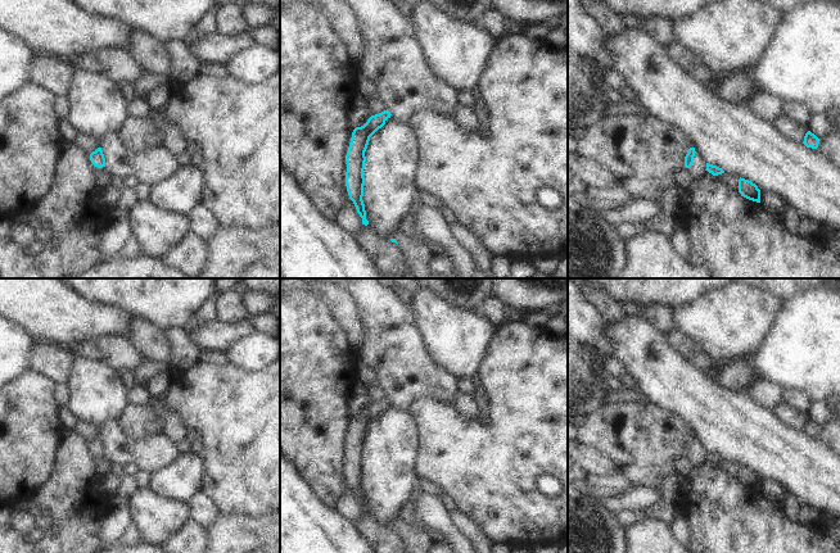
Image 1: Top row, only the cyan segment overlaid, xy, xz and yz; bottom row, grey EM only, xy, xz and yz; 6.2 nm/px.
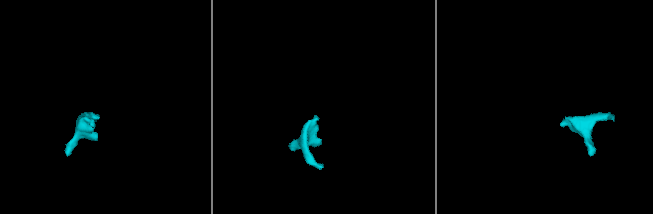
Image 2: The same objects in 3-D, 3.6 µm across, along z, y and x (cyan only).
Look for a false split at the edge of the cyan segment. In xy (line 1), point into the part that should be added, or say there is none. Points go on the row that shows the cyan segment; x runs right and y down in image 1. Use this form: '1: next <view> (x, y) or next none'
1: next xy (87, 144)

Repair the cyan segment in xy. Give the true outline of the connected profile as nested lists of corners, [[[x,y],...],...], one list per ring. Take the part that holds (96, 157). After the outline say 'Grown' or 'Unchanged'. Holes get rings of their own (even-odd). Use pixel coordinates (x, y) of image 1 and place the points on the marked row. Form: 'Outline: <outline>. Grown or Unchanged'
Outline: [[[78,133],[72,142],[90,155],[90,160],[95,167],[105,167],[105,158],[100,142],[96,139],[85,133]]]. Grown

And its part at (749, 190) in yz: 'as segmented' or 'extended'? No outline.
as segmented

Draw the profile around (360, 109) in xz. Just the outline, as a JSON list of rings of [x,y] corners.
[[[365,90],[354,99],[352,105],[352,128],[363,126],[371,117],[369,108],[369,98]]]

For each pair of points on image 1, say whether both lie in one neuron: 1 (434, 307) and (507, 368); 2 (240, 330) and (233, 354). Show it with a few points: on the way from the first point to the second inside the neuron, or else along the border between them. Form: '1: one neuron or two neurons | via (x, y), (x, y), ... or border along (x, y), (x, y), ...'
1: two neurons | border along (498, 331), (477, 380)
2: two neurons | border along (254, 330), (239, 338), (225, 353)

